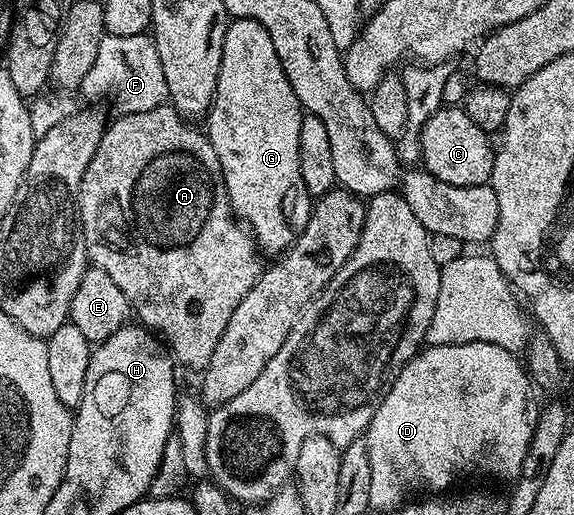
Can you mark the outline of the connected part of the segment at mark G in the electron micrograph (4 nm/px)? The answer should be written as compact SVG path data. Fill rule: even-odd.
M233 19L226 26L223 37L223 61L219 65L213 104L207 112L207 134L223 169L234 216L247 224L258 248L262 252L270 251L273 257L292 247L295 238L293 218L297 211L308 212L311 207L311 196L299 173L299 125L302 114L301 102L295 97L291 81L287 81L283 73L279 53L275 53L271 33L267 33L259 21Z

